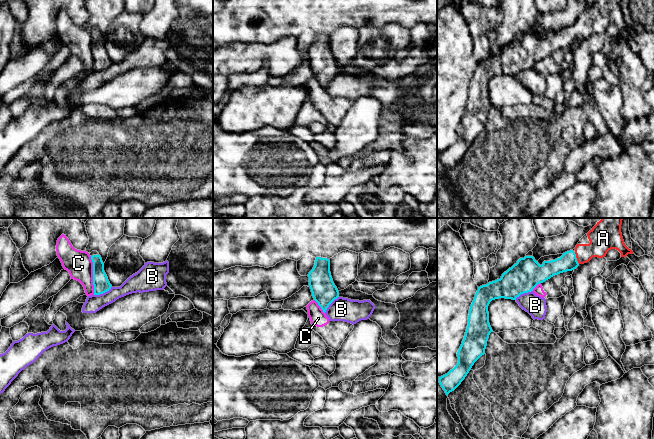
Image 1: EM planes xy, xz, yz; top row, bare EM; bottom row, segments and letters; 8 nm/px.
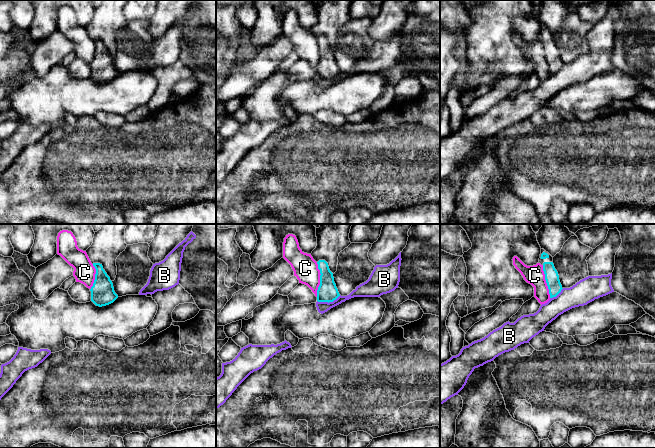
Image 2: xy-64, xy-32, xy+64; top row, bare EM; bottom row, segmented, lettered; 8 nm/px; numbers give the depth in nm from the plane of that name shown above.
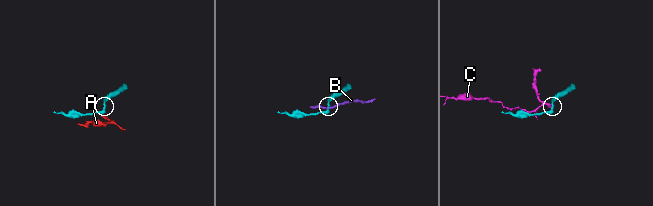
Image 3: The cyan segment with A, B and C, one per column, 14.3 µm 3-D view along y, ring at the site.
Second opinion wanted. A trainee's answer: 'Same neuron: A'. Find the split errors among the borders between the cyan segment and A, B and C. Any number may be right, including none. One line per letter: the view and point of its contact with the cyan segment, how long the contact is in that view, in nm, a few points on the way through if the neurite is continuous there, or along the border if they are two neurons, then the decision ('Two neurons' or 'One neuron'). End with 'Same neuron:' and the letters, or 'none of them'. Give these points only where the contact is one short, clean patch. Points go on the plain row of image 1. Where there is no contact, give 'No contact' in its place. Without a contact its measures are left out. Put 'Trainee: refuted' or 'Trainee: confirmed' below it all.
A: Touches cyan at yz (576, 34). Shared border 100 nm. One neuron
B: Touches cyan at xy (103, 68). Shared border 160 nm. Boundary: xy (111, 62), (108, 66), (94, 71). Two neurons
C: Touches cyan at xy (93, 51). Shared border 320 nm. Boundary: xy (90, 32), (94, 70). Two neurons
Same neuron: A
Trainee: confirmed

